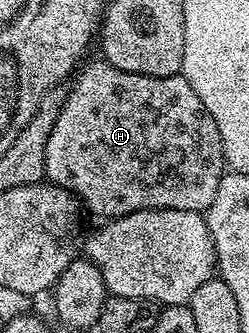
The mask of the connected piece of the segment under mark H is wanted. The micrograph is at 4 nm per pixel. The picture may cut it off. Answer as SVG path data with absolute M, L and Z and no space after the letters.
M105 61L88 63L73 76L69 84L70 92L67 93L66 100L65 97L61 100L58 108L58 116L52 127L52 133L48 136L47 149L44 150L45 178L55 187L62 187L72 192L84 204L85 210L87 207L92 214L103 215L101 218L106 221L119 219L121 215L127 215L133 211L147 211L148 209L184 209L205 213L212 205L212 201L216 201L216 189L224 174L224 160L220 129L216 129L216 121L212 121L212 113L204 109L204 101L196 97L196 89L192 89L192 85L188 85L188 81L183 79L181 74L166 77L146 76L140 73L124 72Z

